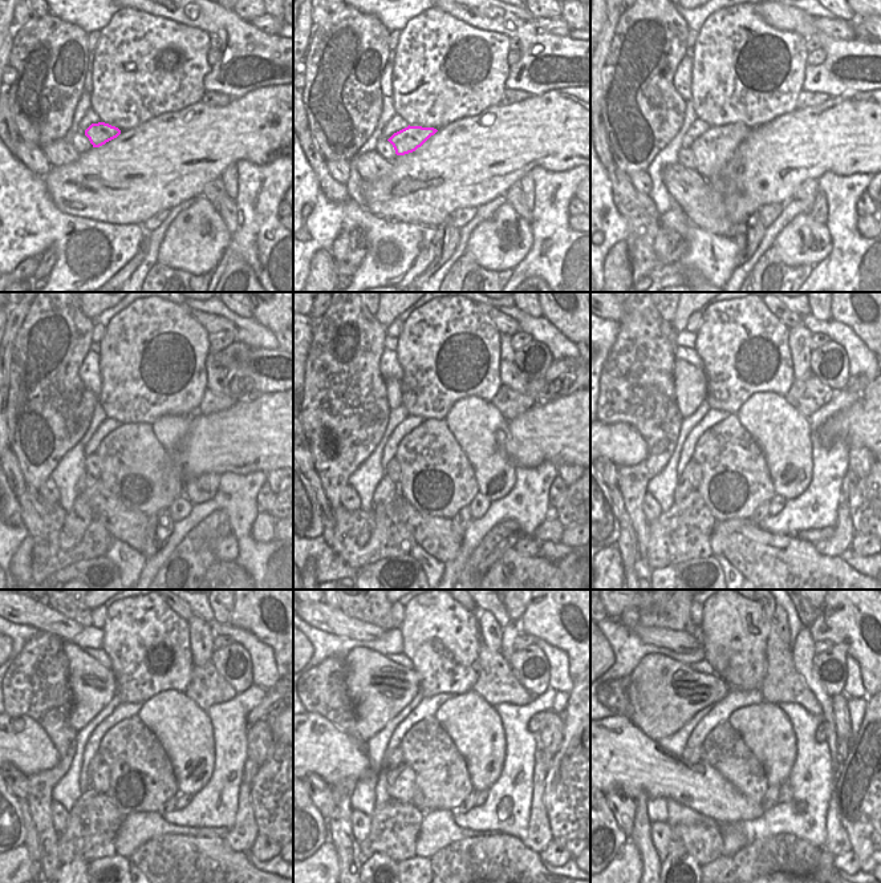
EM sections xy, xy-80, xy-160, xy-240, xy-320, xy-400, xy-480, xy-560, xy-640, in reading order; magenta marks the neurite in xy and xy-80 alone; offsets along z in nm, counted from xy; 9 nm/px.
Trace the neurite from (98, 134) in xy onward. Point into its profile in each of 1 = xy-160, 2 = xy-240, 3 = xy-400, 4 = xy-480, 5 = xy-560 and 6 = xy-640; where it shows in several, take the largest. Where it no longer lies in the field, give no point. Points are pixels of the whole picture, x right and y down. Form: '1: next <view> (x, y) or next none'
1: next xy-160 (717, 156)
2: next xy-240 (134, 465)
3: next xy-400 (735, 481)
4: next xy-480 (142, 778)
5: next xy-560 (442, 781)
6: next xy-640 (723, 748)

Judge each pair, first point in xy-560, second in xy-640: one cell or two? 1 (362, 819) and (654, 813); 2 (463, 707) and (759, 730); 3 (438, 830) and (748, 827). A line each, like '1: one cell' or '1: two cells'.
1: two cells
2: one cell
3: two cells

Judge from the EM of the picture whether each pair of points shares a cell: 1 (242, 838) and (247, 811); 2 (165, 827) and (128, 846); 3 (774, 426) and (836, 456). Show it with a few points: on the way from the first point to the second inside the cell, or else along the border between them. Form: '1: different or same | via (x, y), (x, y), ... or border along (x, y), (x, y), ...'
1: same | via (244, 831), (244, 818)
2: same | via (155, 827), (146, 827), (137, 837)
3: different | border along (807, 418), (811, 440), (812, 477)

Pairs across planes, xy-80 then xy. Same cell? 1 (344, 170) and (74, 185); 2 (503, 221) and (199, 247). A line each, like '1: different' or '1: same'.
1: different
2: same

